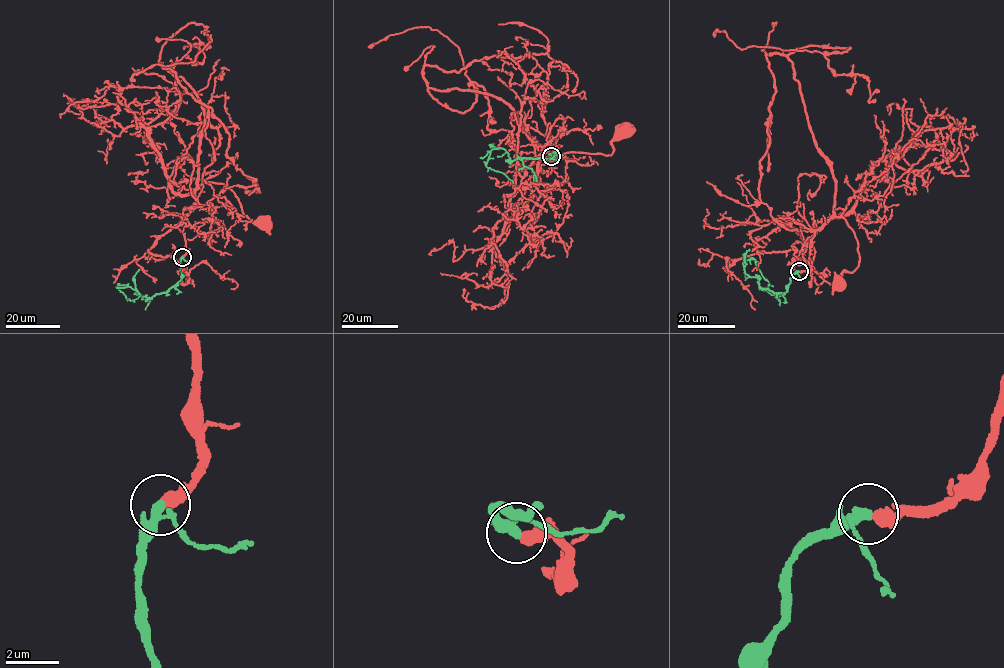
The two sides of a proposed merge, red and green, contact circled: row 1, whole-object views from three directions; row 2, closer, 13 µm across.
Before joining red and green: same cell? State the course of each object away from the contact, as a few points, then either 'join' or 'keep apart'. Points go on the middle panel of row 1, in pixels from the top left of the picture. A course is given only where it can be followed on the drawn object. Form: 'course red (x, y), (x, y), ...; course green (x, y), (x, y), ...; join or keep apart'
course red (552, 156), (556, 161), (538, 157), (547, 147), (556, 154), (610, 155), (613, 137), (627, 128); course green (551, 157), (555, 155), (510, 160), (502, 148), (494, 149), (486, 166), (513, 183); join

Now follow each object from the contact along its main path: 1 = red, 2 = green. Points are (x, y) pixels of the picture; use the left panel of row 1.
1: (182, 256), (185, 237), (178, 225), (195, 206), (195, 190), (203, 182), (222, 183), (244, 215), (266, 224)
2: (182, 256), (181, 278), (176, 284), (150, 298), (141, 296), (126, 284), (117, 285), (127, 300)

